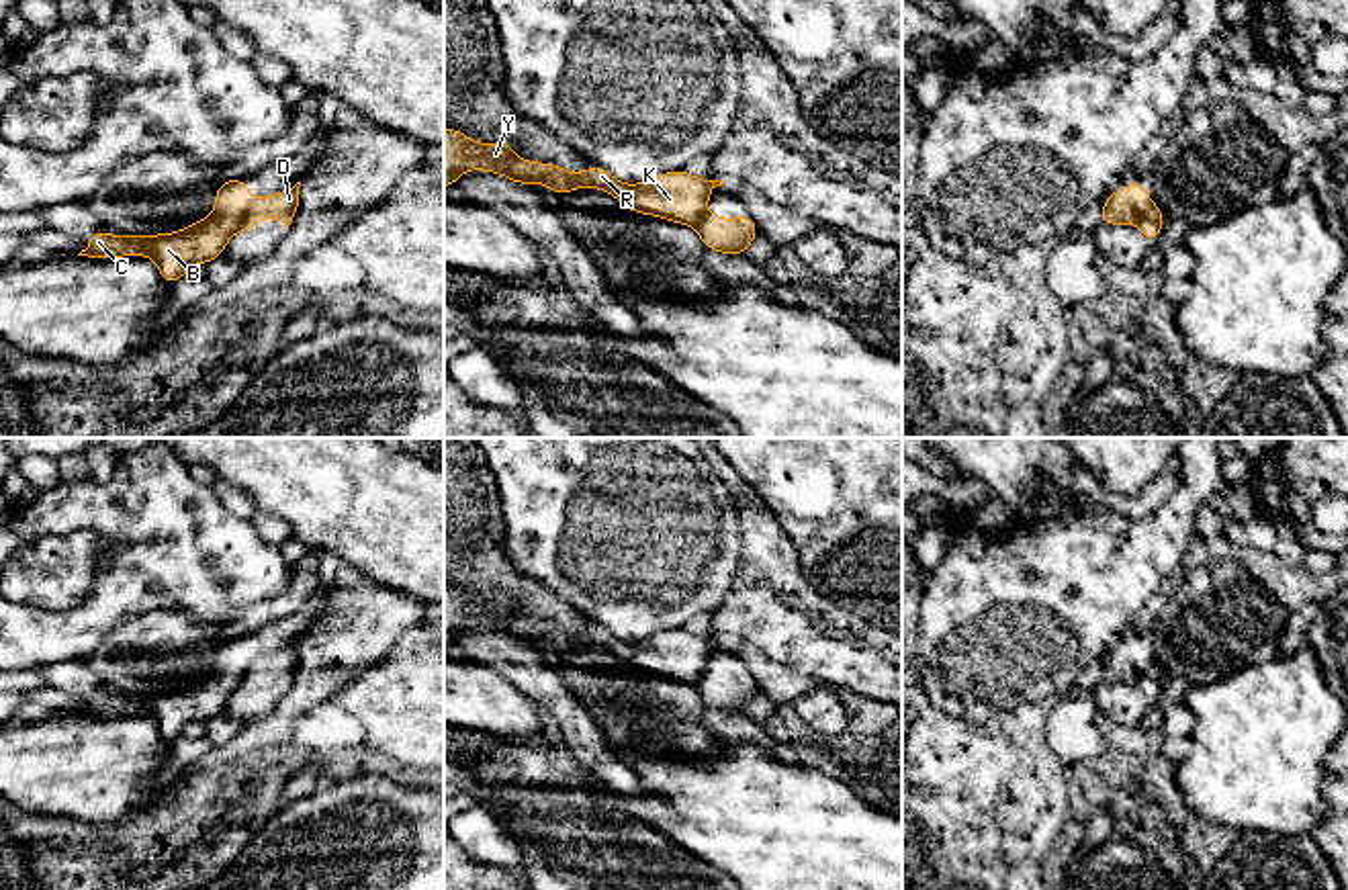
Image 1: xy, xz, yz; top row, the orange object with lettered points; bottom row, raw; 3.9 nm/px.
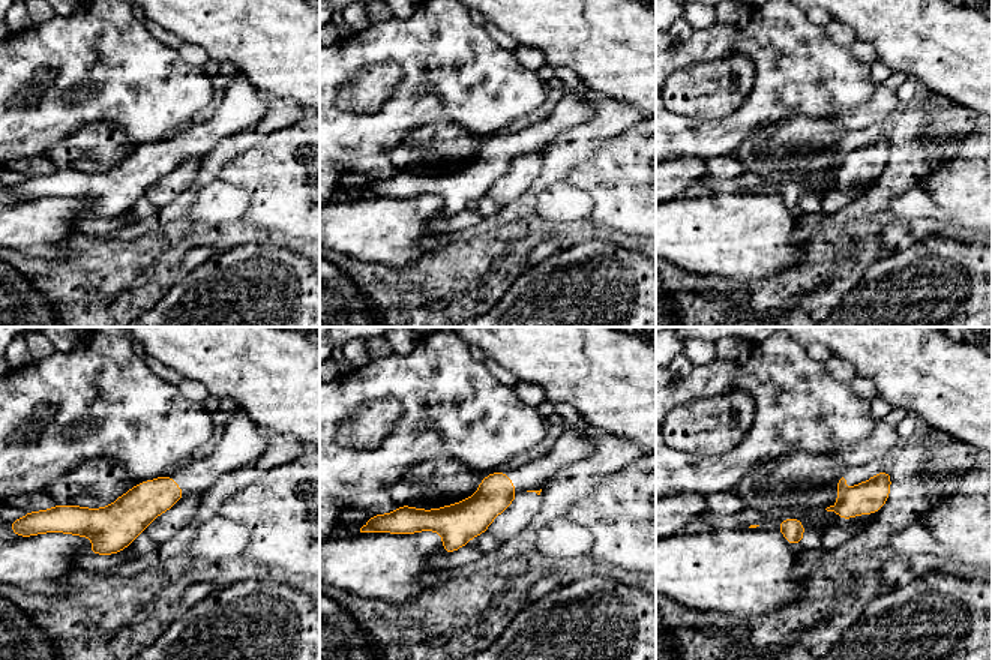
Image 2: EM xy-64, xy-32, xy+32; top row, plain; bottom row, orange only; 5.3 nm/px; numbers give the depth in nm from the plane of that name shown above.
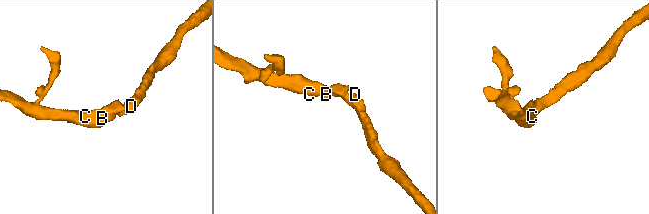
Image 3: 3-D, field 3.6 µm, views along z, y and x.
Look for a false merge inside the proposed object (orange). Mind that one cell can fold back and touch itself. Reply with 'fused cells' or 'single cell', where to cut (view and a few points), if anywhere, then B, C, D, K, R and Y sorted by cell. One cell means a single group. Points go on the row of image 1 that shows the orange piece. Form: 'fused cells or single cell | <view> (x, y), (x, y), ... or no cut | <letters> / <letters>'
fused cells | xy (252, 203), (236, 230) | B C K R Y / D

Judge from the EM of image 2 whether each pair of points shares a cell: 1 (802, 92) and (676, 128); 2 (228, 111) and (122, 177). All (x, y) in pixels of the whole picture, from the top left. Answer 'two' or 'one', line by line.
1: one
2: one

